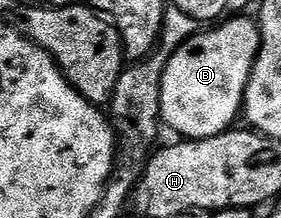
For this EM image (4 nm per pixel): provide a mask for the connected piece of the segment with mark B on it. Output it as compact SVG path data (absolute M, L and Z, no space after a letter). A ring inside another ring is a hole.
M228 18L207 30L197 32L170 58L160 87L160 120L167 127L169 124L177 132L177 137L189 140L210 138L214 134L227 132L237 123L244 107L244 91L260 49L257 21L240 19L244 18Z

